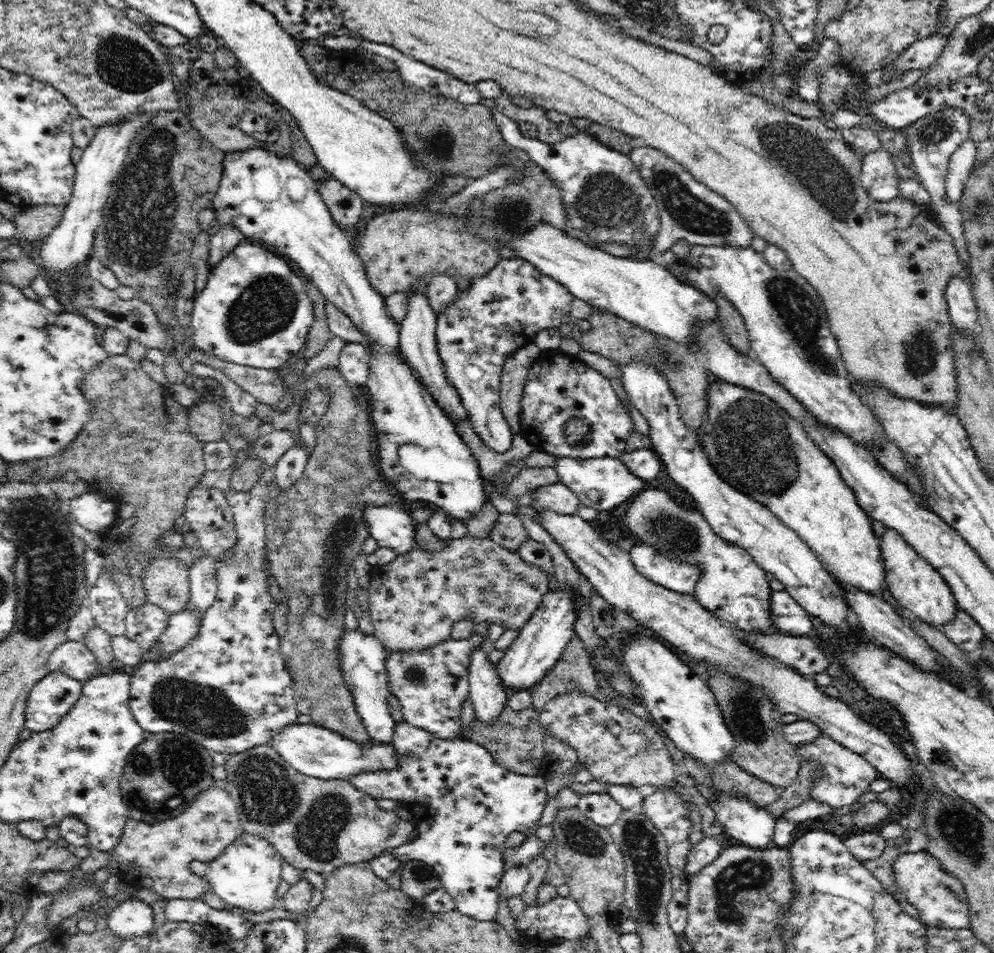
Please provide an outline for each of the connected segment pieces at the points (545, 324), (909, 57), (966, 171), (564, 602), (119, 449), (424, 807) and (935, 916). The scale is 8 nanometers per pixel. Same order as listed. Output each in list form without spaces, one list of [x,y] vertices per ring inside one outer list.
[[[522,257],[502,258],[490,272],[472,278],[467,291],[459,291],[459,298],[437,316],[436,346],[439,358],[446,368],[446,379],[466,407],[474,431],[492,450],[505,453],[512,446],[513,433],[500,406],[501,374],[506,360],[527,344],[542,330],[556,330],[562,324],[570,324],[573,295],[554,278],[542,274],[538,267]]]
[[[930,35],[913,42],[894,60],[897,70],[904,75],[909,70],[926,69],[930,62],[934,62],[940,56],[946,42],[947,38],[942,35]]]
[[[968,138],[951,154],[945,182],[946,199],[950,203],[957,204],[962,198],[964,184],[976,162],[977,146],[978,143]]]
[[[566,587],[556,591],[548,591],[542,597],[541,604],[533,612],[532,618],[519,630],[506,650],[500,662],[496,664],[500,679],[506,687],[506,692],[517,690],[529,690],[560,660],[566,644],[570,642],[574,634],[574,622],[576,622],[576,605],[574,595],[566,591]]]
[[[125,354],[108,355],[104,362],[100,362],[86,376],[82,384],[82,394],[90,403],[90,420],[84,424],[83,430],[78,432],[71,445],[53,457],[20,461],[13,465],[7,463],[9,470],[7,480],[27,482],[37,474],[41,478],[56,481],[62,479],[68,470],[74,470],[80,479],[86,480],[91,485],[93,490],[107,494],[110,499],[119,503],[134,505],[136,522],[123,540],[130,541],[130,545],[136,547],[140,553],[147,553],[166,530],[173,528],[174,520],[185,511],[188,493],[202,481],[207,469],[202,457],[205,442],[191,436],[189,420],[174,422],[174,428],[168,428],[172,420],[166,414],[166,398],[169,395],[167,387],[156,383],[142,370],[140,362],[132,360]]]
[[[406,721],[394,724],[392,743],[399,758],[394,770],[368,771],[352,776],[349,782],[378,801],[380,798],[402,803],[412,814],[418,837],[403,846],[390,849],[396,859],[421,860],[434,867],[441,886],[456,903],[456,909],[478,921],[492,921],[499,909],[498,886],[504,874],[504,843],[513,832],[526,833],[536,824],[549,800],[544,775],[522,775],[510,771],[493,757],[486,747],[466,738],[446,740]]]
[[[927,851],[902,854],[893,863],[893,872],[901,892],[917,911],[918,919],[926,926],[941,929],[968,929],[970,904],[964,885],[958,877],[946,872],[941,862]]]

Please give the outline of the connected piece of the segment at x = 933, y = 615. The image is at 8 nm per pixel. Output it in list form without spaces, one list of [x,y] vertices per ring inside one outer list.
[[[886,527],[886,531],[880,538],[880,551],[882,551],[884,561],[884,580],[887,588],[905,612],[937,629],[942,629],[944,624],[954,620],[958,606],[946,579],[931,566],[925,557],[917,553],[914,547],[896,532],[896,529]]]

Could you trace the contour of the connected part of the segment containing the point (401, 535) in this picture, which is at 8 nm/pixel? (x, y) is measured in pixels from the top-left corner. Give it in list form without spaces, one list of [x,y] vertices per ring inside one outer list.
[[[366,506],[364,517],[374,540],[398,554],[406,554],[416,546],[416,521],[400,506]]]

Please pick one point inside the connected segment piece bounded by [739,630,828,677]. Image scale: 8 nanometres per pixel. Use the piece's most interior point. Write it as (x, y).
(802, 653)

